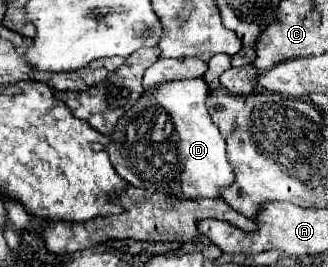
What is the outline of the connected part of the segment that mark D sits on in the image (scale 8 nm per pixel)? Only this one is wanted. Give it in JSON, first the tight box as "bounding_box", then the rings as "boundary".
{"bounding_box":[106,78,234,198],"boundary":[[[202,78],[162,82],[162,86],[144,92],[144,96],[138,98],[138,102],[116,122],[108,136],[110,144],[106,146],[106,152],[118,176],[122,176],[130,186],[164,192],[174,198],[220,198],[220,188],[234,182],[234,172],[226,158],[226,142],[210,120],[206,98],[208,86]]]}

